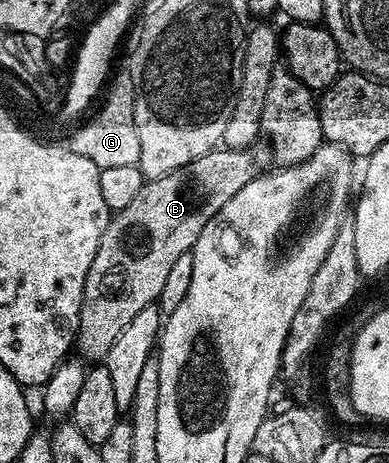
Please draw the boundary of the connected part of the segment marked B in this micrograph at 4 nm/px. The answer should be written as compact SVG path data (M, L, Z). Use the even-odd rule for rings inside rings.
M220 146L201 158L193 158L193 162L173 170L173 174L144 182L133 202L129 202L125 210L112 215L105 234L101 234L99 239L97 258L93 258L93 266L89 266L89 274L85 274L85 294L81 302L79 330L75 334L77 352L79 348L78 355L84 361L106 361L109 346L113 346L117 334L121 334L121 330L125 330L130 320L141 314L145 306L158 301L173 262L188 255L197 238L201 238L201 230L205 230L205 226L217 215L221 206L225 206L225 202L229 202L229 198L233 198L237 190L260 175L259 160L253 152L250 147L233 149Z

